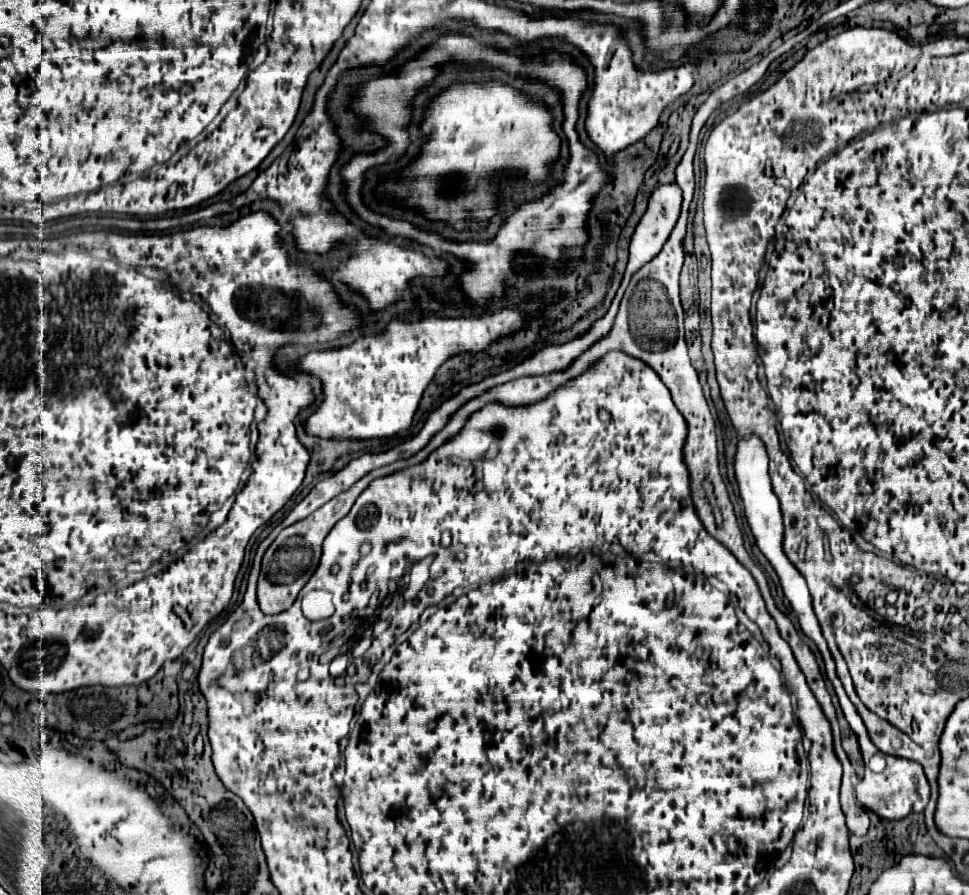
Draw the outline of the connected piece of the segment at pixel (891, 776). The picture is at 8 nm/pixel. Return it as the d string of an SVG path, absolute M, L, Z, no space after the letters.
M885 756L885 760L887 766L881 774L865 772L863 780L857 786L857 800L863 804L863 808L875 812L885 820L901 820L911 812L923 812L931 794L923 768L913 760L903 760L895 756Z

